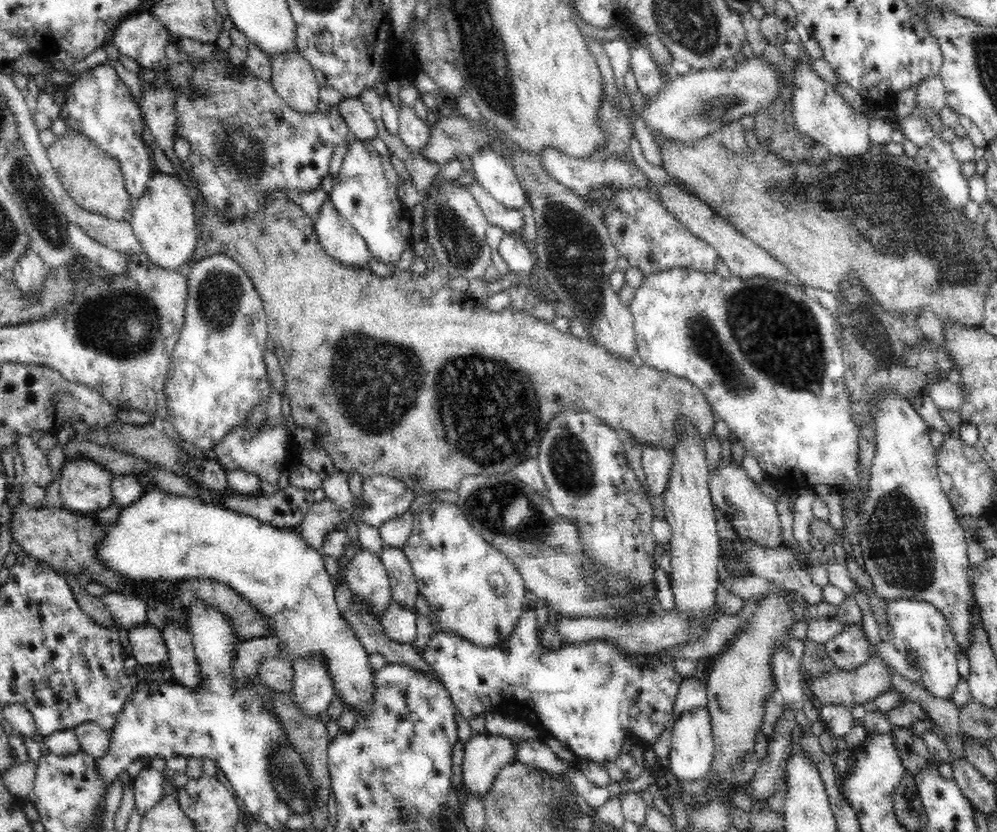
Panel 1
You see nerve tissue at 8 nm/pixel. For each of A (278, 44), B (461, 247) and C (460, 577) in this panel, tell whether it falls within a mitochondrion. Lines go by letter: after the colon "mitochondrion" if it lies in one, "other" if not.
A: other
B: mitochondrion
C: other

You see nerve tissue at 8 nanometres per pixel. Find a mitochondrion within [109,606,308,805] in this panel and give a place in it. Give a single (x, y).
(284, 768)

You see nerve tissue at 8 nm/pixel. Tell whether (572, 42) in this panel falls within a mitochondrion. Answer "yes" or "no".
no

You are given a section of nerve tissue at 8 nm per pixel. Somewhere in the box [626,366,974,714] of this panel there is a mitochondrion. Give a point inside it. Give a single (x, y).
(902, 550)

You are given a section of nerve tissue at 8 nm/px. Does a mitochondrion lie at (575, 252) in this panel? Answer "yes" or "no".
yes

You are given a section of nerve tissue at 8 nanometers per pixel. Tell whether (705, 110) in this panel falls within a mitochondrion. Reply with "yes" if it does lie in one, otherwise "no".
yes

